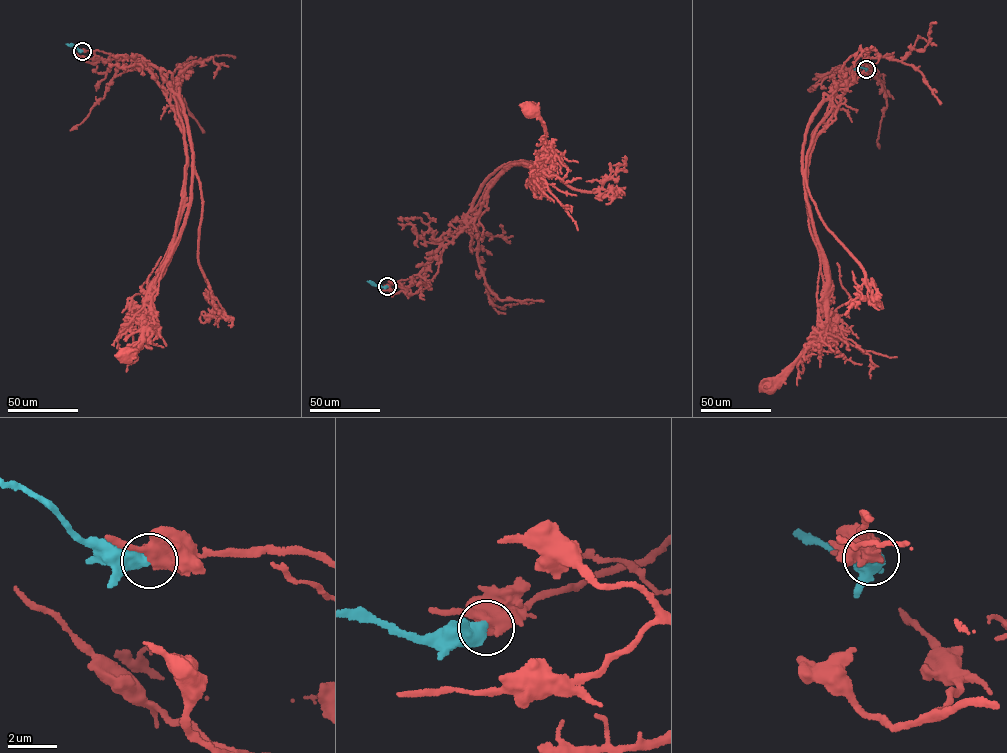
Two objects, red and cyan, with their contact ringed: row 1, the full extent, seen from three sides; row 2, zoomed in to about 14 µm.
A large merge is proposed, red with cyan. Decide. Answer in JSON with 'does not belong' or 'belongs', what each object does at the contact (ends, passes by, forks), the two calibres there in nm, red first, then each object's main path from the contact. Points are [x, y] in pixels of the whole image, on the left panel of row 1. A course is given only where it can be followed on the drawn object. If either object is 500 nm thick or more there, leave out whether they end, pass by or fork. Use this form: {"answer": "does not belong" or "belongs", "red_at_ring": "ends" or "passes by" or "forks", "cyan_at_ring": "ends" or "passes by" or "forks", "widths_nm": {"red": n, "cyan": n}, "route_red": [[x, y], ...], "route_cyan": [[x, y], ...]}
{"answer": "belongs", "widths_nm": {"red": 550, "cyan": 600}, "route_red": [[82, 51], [147, 64], [175, 112], [185, 149], [177, 225], [152, 287], [151, 320], [137, 348], [126, 352]], "route_cyan": [[82, 51], [66, 44]]}

